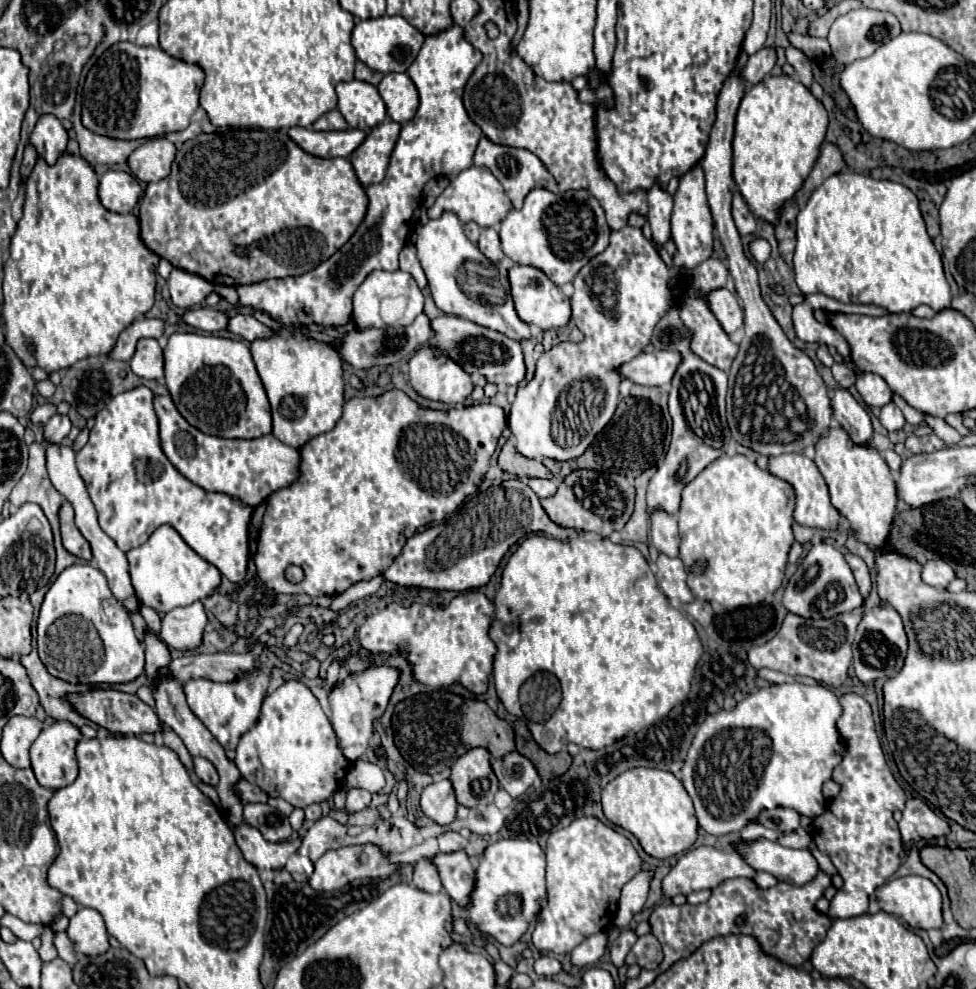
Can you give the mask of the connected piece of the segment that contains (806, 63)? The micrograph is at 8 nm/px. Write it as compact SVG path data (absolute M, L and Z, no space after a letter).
M788 47L786 49L786 60L796 69L802 85L810 87L810 83L812 83L812 61L796 47Z

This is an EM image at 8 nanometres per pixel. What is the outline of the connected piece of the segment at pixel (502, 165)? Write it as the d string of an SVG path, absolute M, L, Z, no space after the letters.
M482 137L480 143L478 143L478 149L476 149L476 155L474 155L474 165L484 165L492 171L492 175L502 183L506 195L510 197L514 209L520 209L522 207L522 201L524 197L534 189L534 187L546 187L548 191L556 193L558 191L558 185L556 185L556 179L548 173L548 169L544 167L544 163L530 151L526 149L516 149L516 147L506 147L506 145L496 145L492 143L488 137Z

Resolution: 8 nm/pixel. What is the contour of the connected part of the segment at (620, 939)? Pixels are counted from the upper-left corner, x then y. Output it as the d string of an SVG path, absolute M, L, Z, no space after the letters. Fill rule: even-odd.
M626 929L624 933L620 933L620 935L614 939L614 943L612 943L612 947L610 947L610 957L612 957L612 963L614 963L616 967L622 967L622 965L624 965L624 957L628 955L628 951L630 951L632 945L636 943L636 939L638 939L638 935L636 935L634 929Z

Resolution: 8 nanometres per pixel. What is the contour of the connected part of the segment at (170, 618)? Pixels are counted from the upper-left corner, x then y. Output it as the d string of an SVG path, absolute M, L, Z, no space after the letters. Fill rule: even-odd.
M202 601L188 607L172 609L162 617L162 641L178 651L192 651L202 645L202 633L206 627L206 613Z

